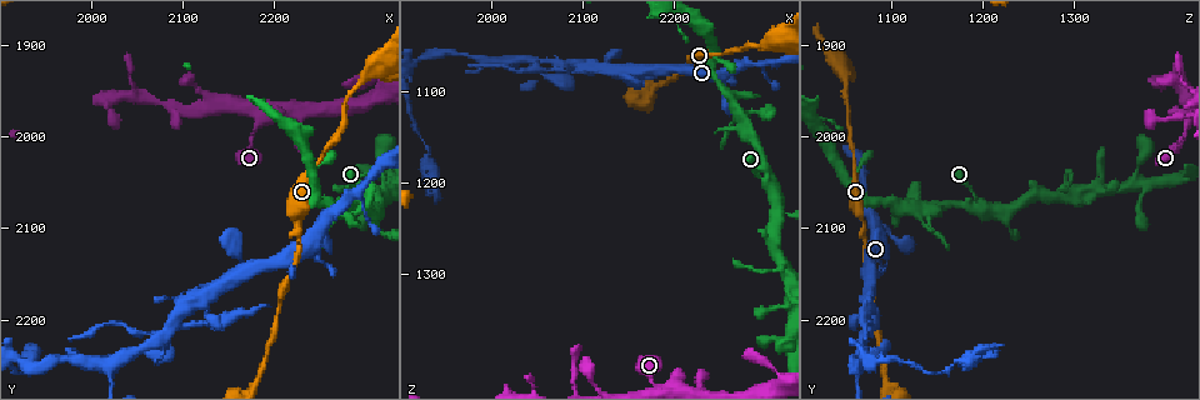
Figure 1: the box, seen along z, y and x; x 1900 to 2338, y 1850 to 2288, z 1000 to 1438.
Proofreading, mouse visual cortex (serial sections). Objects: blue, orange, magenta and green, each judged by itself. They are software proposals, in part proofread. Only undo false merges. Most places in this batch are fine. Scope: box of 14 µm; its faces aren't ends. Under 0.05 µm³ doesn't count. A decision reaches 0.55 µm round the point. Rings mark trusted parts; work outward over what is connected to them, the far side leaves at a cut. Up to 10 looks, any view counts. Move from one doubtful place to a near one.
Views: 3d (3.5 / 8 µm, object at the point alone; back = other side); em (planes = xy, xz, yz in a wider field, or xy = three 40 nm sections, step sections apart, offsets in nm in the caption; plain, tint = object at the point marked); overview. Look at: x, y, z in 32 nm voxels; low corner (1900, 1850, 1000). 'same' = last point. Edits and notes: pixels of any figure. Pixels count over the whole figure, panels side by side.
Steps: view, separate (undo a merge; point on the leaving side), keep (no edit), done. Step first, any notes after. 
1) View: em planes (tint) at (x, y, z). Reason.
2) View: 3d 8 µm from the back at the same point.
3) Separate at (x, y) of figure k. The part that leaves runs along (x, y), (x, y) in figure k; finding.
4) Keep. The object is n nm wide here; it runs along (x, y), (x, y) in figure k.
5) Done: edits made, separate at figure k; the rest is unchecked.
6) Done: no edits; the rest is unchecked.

View: 3d 3.5 µm at (2300, 2075, 1200). Three arms meet.

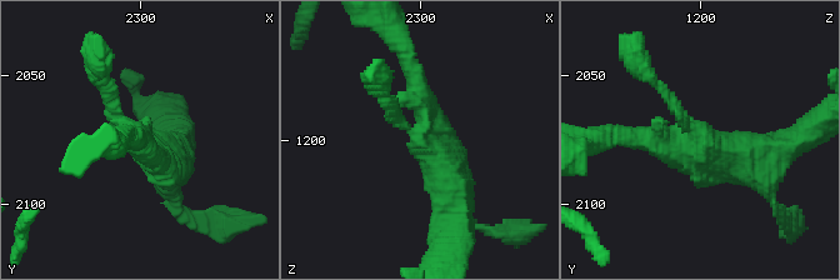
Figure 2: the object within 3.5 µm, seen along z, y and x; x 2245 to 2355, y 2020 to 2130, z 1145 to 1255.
View: em xy step 1 (tint) at (2300, 2073, 1199). 3 arms meet here; the arms are 150, 250, 500 nm wide; now the EM.

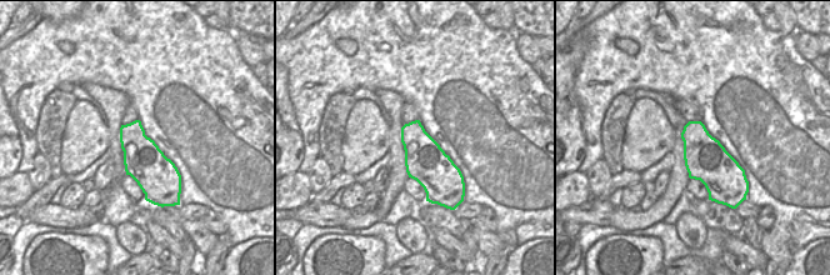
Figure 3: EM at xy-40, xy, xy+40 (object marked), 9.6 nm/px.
View: em xy step 2 (tint) at the same point. Another direction.

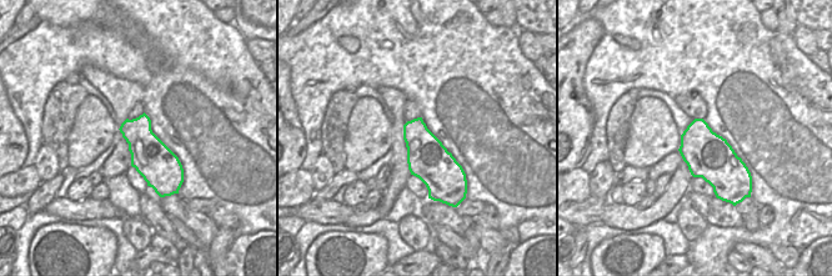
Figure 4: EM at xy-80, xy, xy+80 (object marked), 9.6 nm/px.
Keep. It runs along (376, 93), (441, 160), (454, 201) in figure 2; all the same cell.

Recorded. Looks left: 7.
View: 3d 3.5 µm at (2210, 2180, 1085). Thin neck.

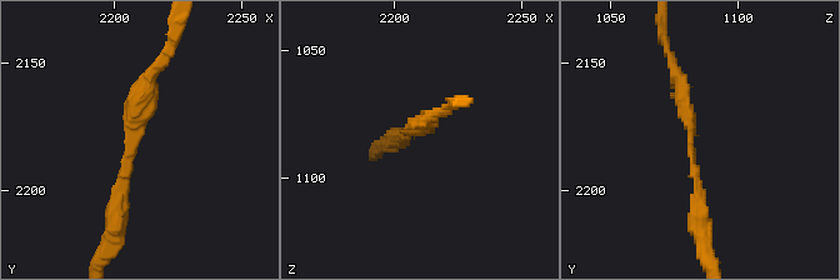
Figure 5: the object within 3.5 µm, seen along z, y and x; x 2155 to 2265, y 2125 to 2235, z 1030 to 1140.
View: em xy step 1 (tint) at (2206, 2182, 1083). The arms are 200, 200 nm wide; now the EM.

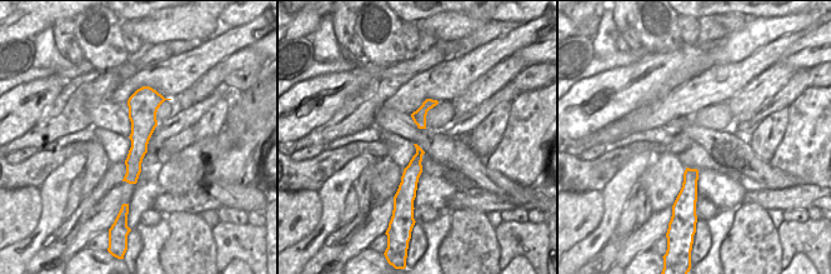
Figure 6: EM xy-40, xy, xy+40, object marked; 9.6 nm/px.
Keep. It runs along (154, 69), (131, 123), (116, 226) in figure 5; one cell here.

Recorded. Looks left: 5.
View: 3d 3.5 µm at (2305, 1925, 1045). A fork.

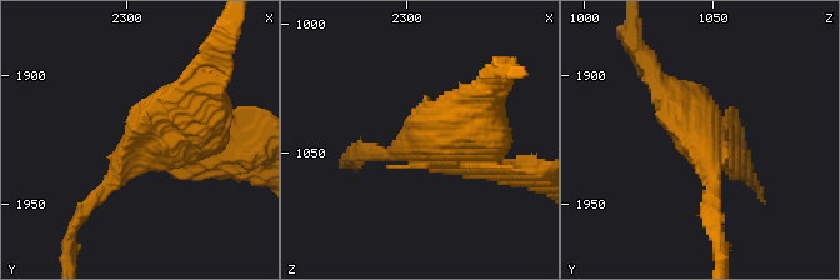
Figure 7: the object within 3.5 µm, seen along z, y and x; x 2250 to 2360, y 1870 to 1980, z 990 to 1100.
View: em xy step 3 (tint) at (2308, 1925, 1046).

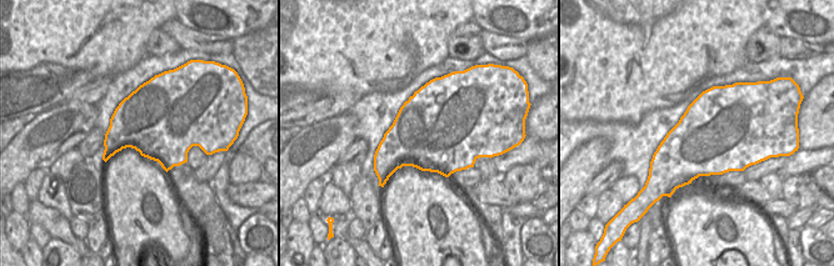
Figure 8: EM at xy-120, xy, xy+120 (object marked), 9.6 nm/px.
Keep. It runs along (106, 184), (210, 76) in figure 7; all the same cell.

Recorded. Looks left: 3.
View: 3d 3.5 µm at (2095, 2200, 1075). Thin arm on a thick one.

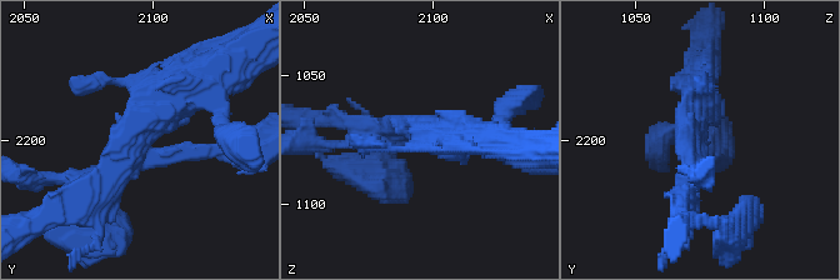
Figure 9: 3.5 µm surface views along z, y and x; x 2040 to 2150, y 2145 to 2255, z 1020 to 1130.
View: em xy step 3 (tint) at (2093, 2201, 1073). 3 arms meet here; the arms are 100, 300, 500 nm wide; shape alone is not enough.

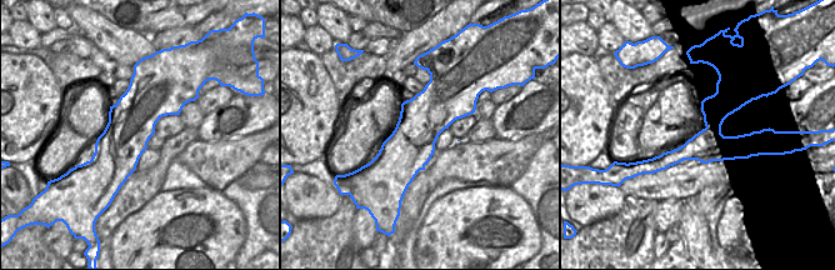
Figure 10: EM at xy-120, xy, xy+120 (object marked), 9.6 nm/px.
Separate at (208, 153) of figure 9. The object is 440 nm wide here; a second cell is stuck on.

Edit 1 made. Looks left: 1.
Done: edits made, separate at figure 9; the rest is unchecked.

